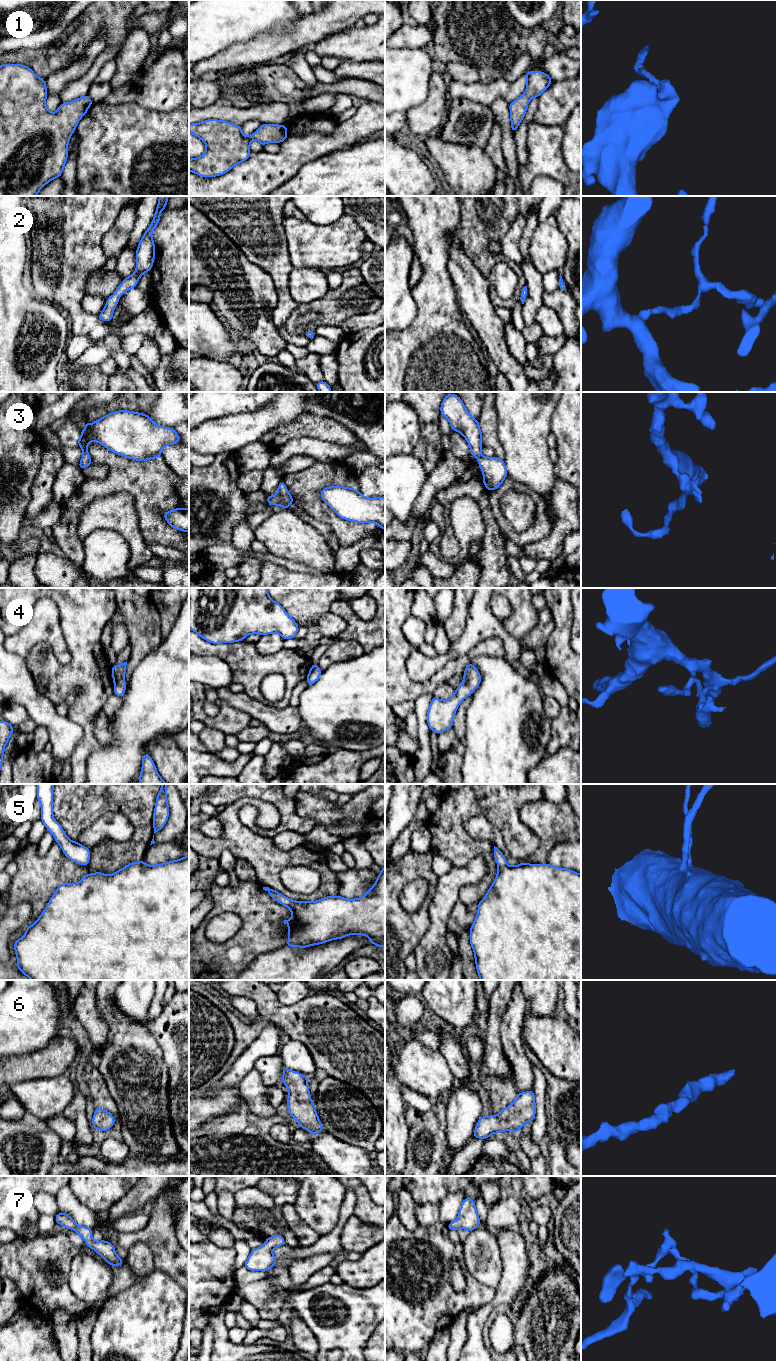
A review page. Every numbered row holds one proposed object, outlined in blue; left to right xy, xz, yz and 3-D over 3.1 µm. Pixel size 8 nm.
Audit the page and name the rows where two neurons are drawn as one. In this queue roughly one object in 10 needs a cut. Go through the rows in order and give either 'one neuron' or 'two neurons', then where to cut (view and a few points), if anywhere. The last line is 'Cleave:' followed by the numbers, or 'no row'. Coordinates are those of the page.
1: one neuron | no cut
2: one neuron | no cut
3: one neuron | no cut
4: one neuron | no cut
5: one neuron | no cut
6: one neuron | no cut
7: one neuron | no cut
Cleave: no row

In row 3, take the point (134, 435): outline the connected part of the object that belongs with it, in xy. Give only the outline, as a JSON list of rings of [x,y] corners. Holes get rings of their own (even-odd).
[[[115,411],[92,424],[86,421],[78,439],[83,451],[80,469],[93,465],[87,449],[93,441],[124,457],[147,461],[160,458],[165,446],[181,442],[181,439],[174,428],[157,426],[147,414]]]

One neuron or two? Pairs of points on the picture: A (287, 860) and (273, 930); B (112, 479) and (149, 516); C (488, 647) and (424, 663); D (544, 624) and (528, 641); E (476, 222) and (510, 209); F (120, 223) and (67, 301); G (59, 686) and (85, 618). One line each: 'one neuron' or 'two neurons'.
A: two neurons
B: one neuron
C: two neurons
D: one neuron
E: one neuron
F: two neurons
G: one neuron

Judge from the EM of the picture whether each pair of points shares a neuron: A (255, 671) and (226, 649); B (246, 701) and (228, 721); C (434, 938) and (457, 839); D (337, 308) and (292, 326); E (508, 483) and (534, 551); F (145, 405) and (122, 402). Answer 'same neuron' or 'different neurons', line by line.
A: same neuron
B: different neurons
C: different neurons
D: same neuron
E: different neurons
F: same neuron

